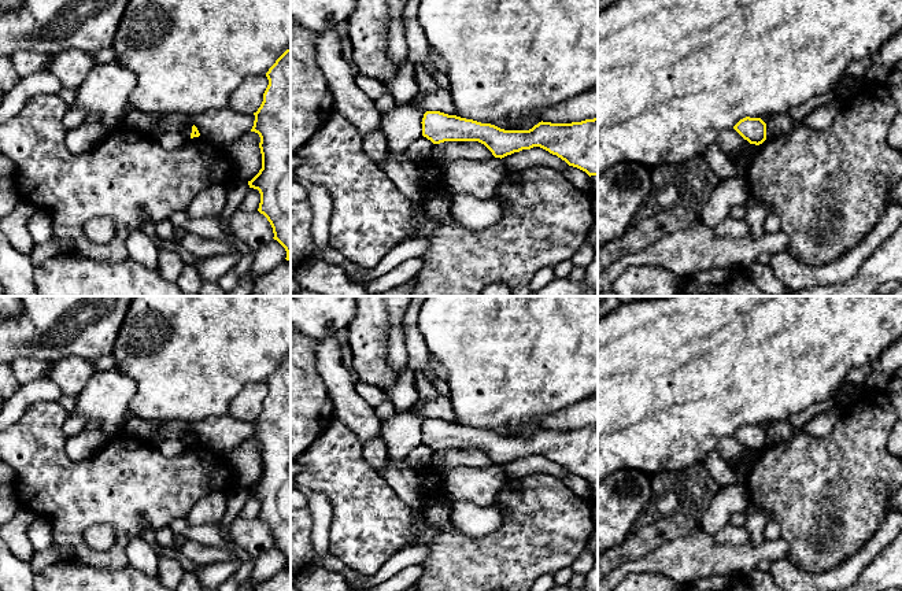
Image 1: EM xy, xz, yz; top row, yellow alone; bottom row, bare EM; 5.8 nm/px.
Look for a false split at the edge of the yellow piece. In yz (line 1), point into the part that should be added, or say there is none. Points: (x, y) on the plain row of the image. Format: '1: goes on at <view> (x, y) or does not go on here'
1: does not go on here

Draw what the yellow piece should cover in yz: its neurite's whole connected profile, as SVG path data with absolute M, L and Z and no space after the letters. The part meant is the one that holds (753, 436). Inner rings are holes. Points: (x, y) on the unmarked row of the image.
M746 424L733 436L750 451L759 453L766 447L766 431L761 425Z

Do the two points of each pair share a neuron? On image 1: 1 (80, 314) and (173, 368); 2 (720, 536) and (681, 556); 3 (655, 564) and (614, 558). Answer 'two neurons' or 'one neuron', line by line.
1: two neurons
2: two neurons
3: two neurons

